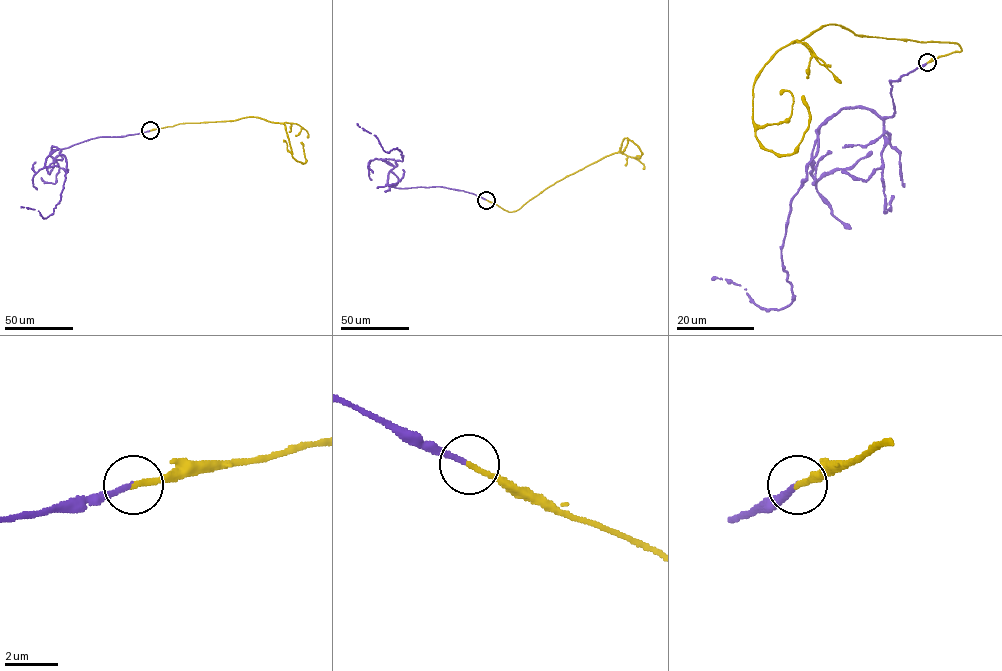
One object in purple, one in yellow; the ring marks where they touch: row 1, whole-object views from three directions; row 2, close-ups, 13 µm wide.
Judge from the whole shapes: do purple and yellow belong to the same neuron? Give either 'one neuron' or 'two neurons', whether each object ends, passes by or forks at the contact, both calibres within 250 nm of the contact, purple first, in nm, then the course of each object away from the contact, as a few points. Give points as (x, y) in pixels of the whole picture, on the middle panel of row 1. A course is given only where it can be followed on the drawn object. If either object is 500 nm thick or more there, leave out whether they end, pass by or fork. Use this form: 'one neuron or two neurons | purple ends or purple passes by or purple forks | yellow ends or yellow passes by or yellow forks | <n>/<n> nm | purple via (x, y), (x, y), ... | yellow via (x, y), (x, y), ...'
one neuron | purple ends | yellow ends | 180/200 nm | purple via (486, 200), (442, 187), (393, 187), (388, 173), (402, 160), (401, 152), (385, 152), (375, 135), (357, 123) | yellow via (486, 200), (509, 212), (516, 211), (558, 181), (617, 153), (625, 138), (637, 146), (642, 154), (637, 155)

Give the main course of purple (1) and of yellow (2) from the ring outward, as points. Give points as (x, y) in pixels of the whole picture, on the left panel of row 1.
1: (150, 130), (52, 146), (60, 150), (66, 164), (60, 200), (44, 218), (21, 207)
2: (150, 130), (185, 123), (258, 117), (285, 125), (292, 156), (304, 163), (306, 159), (301, 142)

